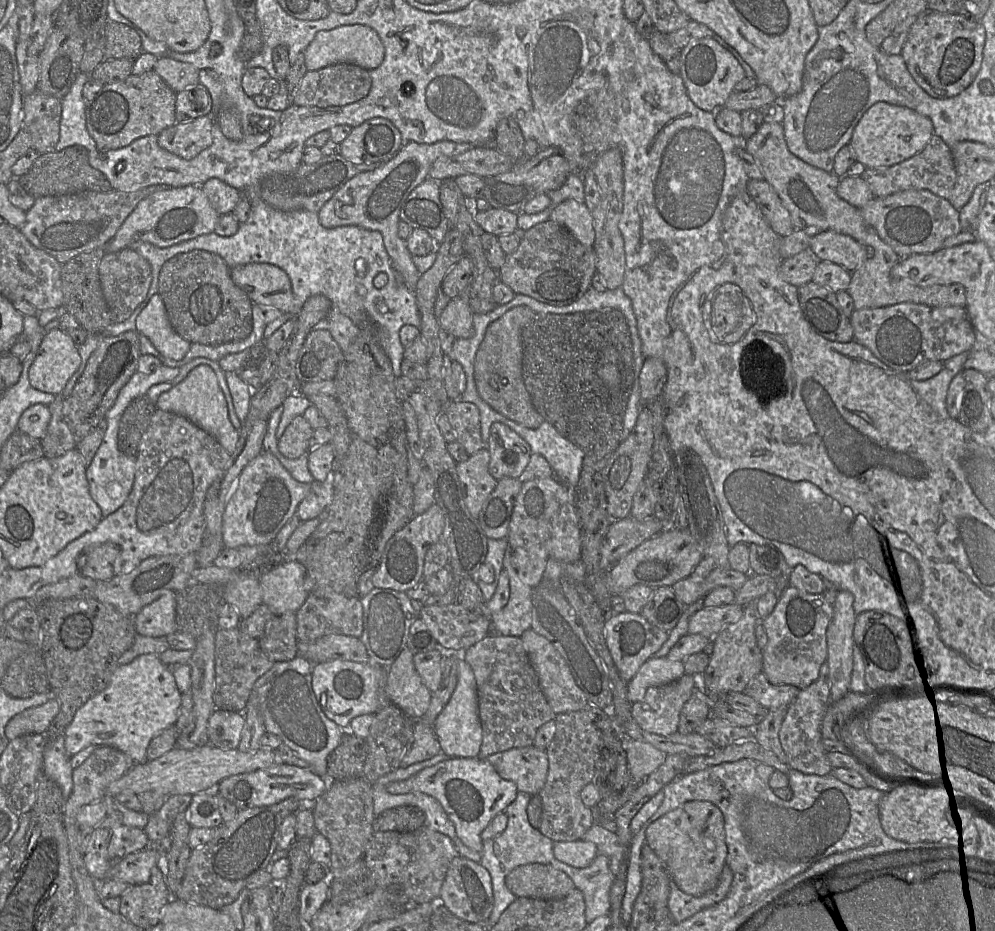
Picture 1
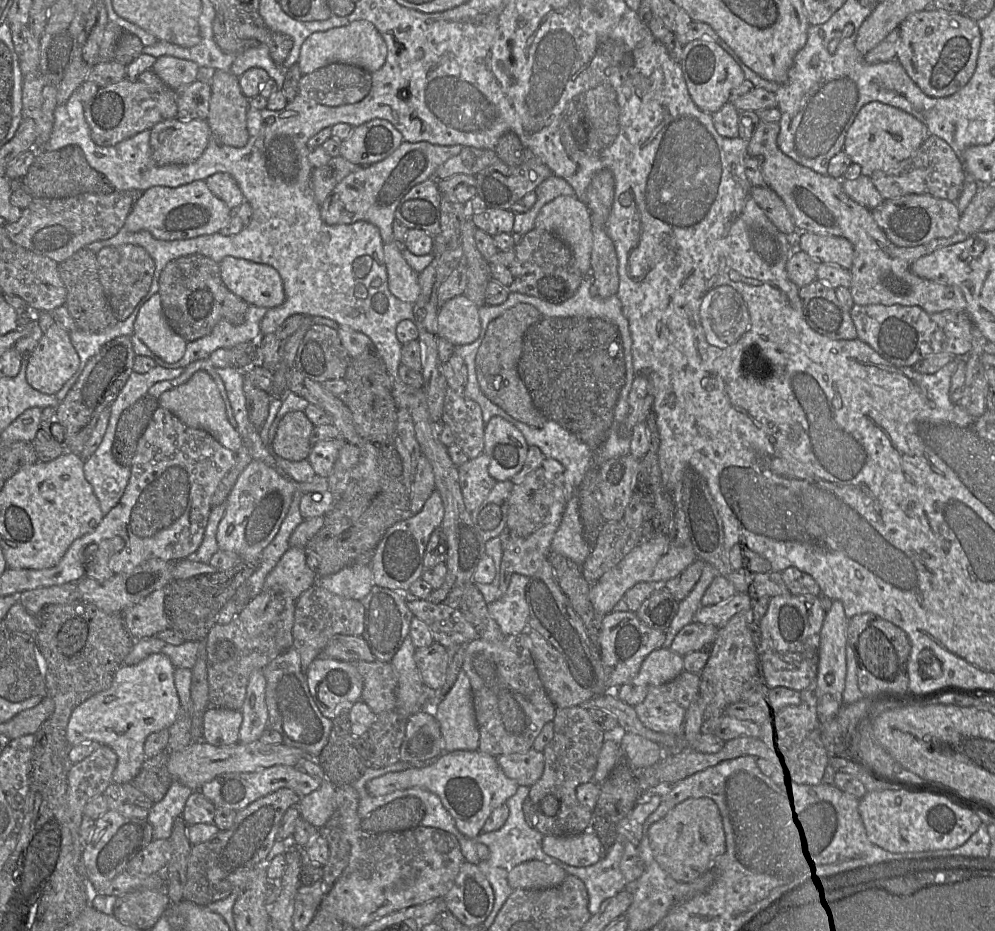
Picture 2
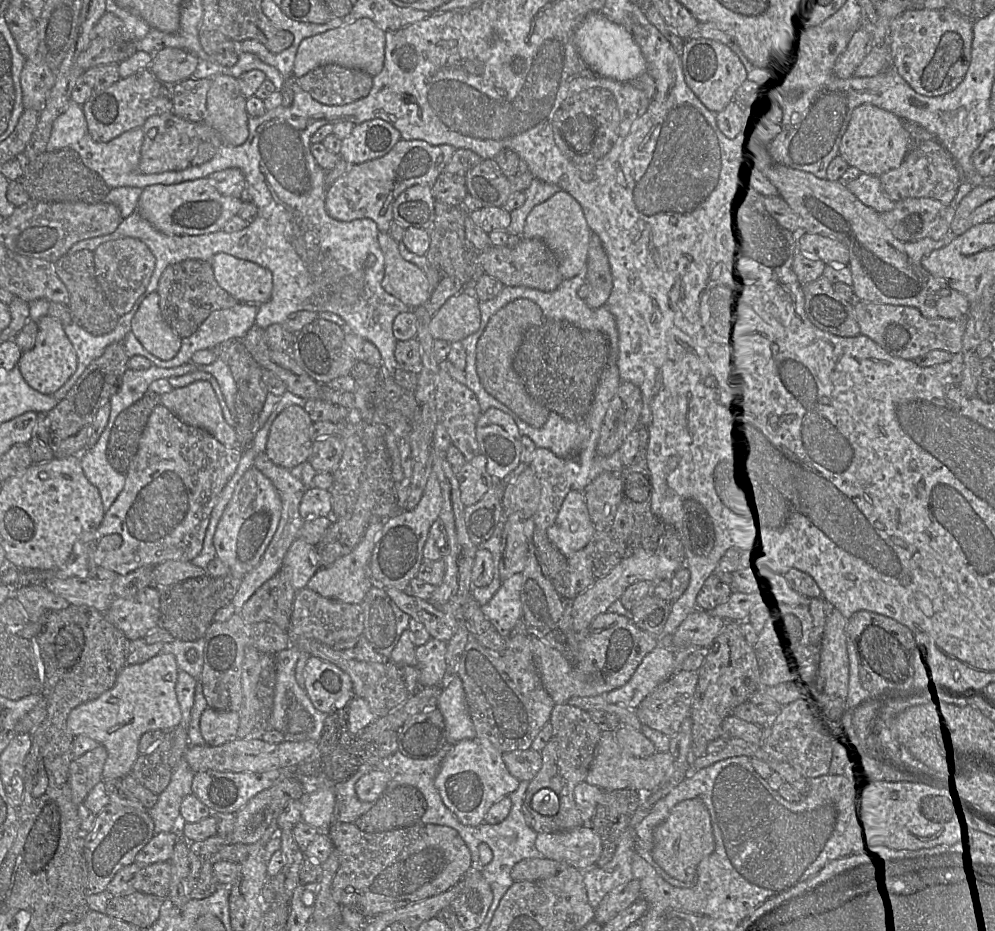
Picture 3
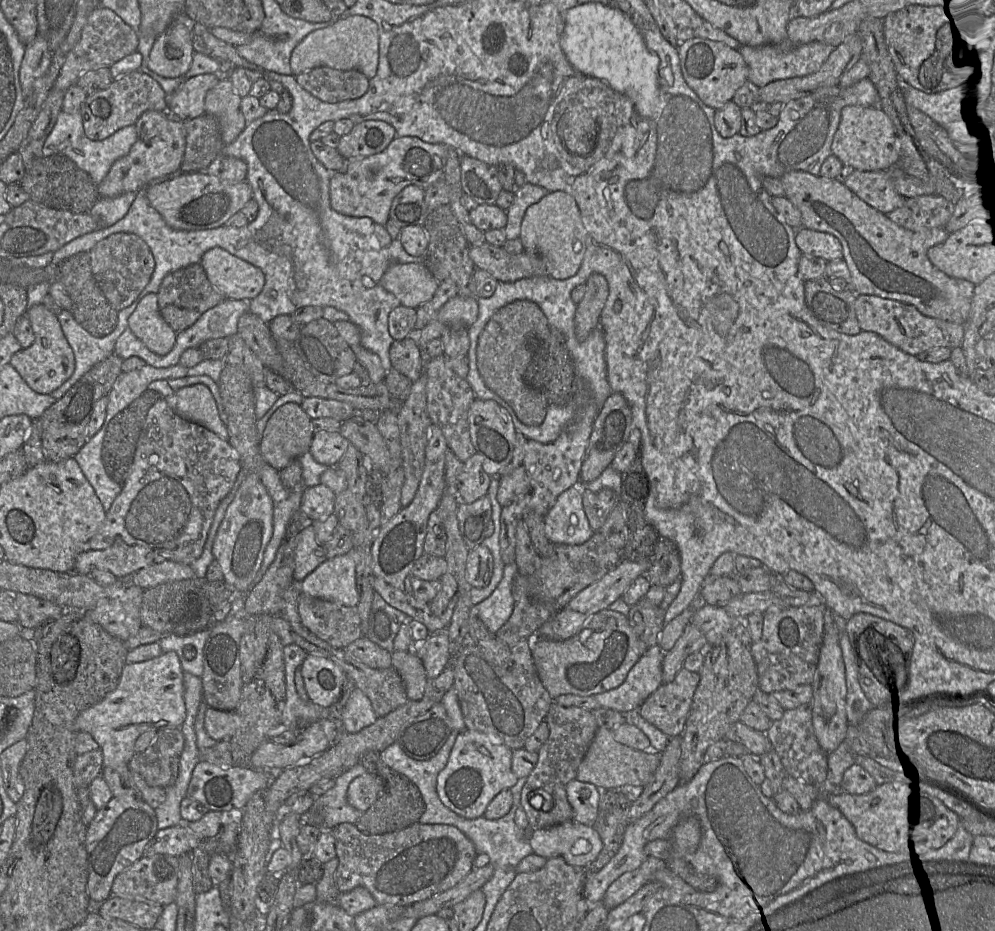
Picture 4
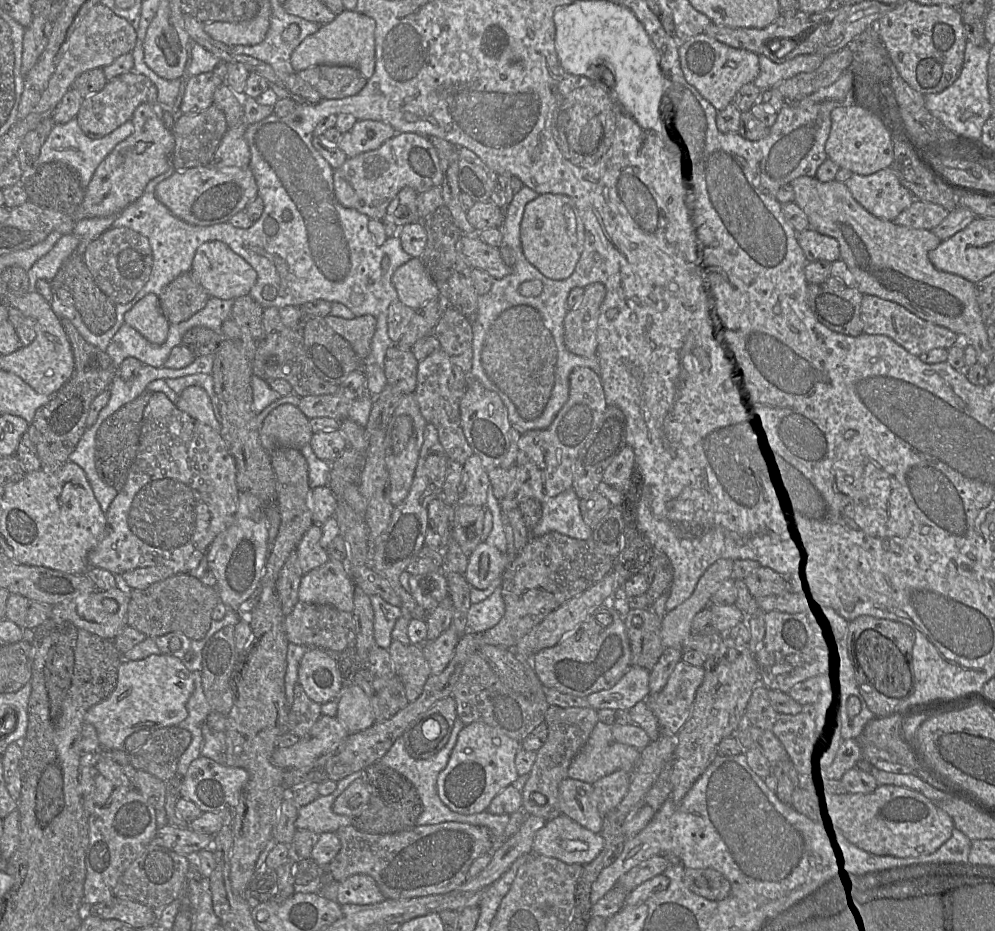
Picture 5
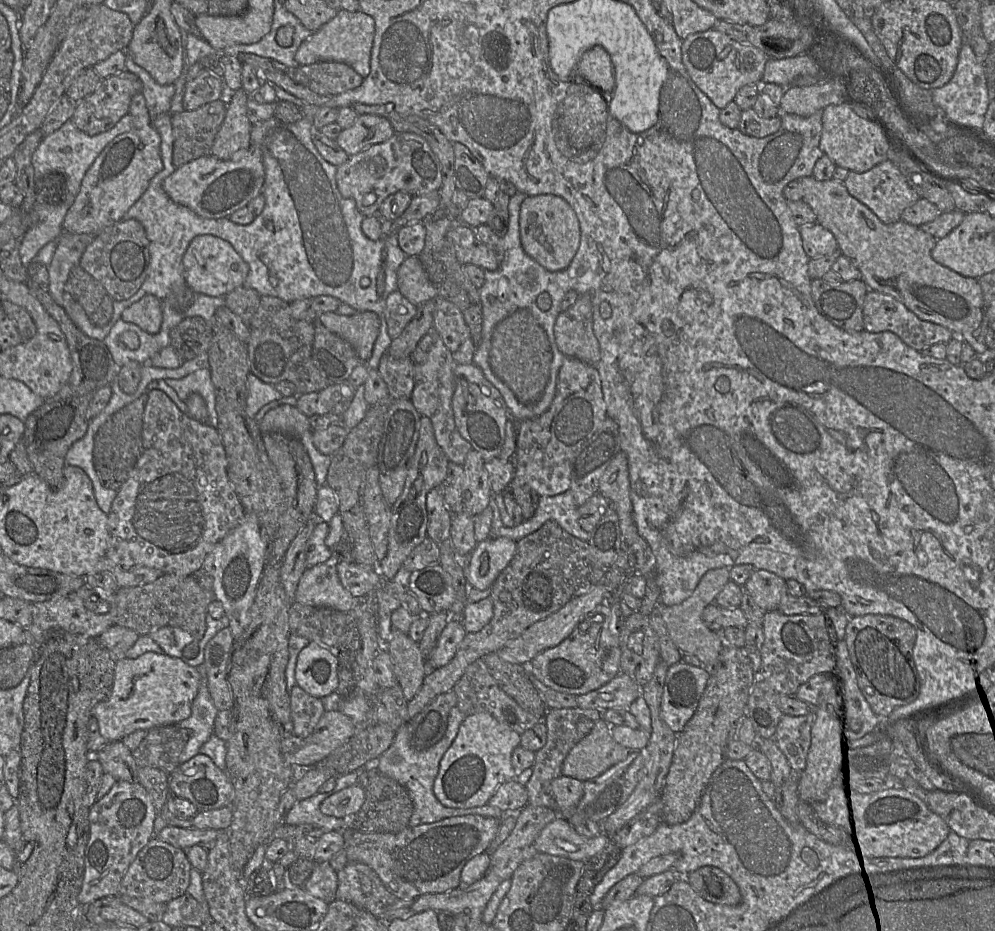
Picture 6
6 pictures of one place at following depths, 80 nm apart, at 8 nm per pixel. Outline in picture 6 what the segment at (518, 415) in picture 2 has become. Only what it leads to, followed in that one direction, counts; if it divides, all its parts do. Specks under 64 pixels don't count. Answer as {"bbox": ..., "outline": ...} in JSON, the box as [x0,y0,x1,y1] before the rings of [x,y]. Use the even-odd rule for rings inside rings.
{"bbox":[489,309,551,405],"outline":[[[527,309],[516,310],[496,325],[489,356],[491,369],[519,402],[533,405],[540,400],[549,379],[551,360],[549,339]]]}

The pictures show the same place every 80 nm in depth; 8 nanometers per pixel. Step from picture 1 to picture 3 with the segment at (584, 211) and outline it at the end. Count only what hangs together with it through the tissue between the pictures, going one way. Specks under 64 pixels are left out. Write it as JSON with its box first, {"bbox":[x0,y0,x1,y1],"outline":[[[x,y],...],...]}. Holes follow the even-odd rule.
{"bbox":[521,191,591,279],"outline":[[[559,191],[530,211],[521,237],[543,240],[554,254],[563,278],[570,279],[587,265],[591,232],[581,205],[568,192]]]}

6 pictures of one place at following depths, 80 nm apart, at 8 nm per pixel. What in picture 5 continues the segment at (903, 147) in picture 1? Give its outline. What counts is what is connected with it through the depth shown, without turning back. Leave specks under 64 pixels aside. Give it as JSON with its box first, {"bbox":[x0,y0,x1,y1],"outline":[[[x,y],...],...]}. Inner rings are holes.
{"bbox":[825,105,893,175],"outline":[[[863,105],[836,107],[831,112],[831,128],[825,143],[827,158],[840,168],[858,175],[870,175],[889,168],[893,162],[891,130],[878,111]]]}

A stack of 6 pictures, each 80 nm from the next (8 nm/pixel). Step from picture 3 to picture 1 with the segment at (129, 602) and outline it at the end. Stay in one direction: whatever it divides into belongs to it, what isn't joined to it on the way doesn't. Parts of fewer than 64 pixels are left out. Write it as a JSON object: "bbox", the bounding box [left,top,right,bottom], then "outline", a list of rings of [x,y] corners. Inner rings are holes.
{"bbox":[133,592,177,638],"outline":[[[175,592],[162,595],[133,617],[138,635],[165,638],[177,632],[175,612]]]}

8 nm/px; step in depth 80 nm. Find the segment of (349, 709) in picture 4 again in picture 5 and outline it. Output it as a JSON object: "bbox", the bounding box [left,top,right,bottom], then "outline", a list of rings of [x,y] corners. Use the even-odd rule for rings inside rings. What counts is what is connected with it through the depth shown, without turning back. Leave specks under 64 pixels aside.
{"bbox":[335,684,375,734],"outline":[[[356,684],[341,689],[337,697],[335,717],[349,734],[365,730],[375,723],[371,702],[363,689]]]}

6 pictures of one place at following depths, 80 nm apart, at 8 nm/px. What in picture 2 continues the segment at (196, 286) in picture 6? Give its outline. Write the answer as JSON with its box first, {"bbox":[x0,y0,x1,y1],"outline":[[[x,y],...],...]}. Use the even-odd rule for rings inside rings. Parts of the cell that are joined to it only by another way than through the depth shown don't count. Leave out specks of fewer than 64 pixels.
{"bbox":[219,256,285,308],"outline":[[[226,256],[219,263],[225,286],[249,305],[272,308],[285,300],[279,272],[267,264]]]}

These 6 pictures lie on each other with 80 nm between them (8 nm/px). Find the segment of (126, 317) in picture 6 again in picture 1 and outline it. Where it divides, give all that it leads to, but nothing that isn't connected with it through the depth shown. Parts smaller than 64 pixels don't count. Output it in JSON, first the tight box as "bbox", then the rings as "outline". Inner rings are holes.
{"bbox":[136,293,191,360],"outline":[[[156,293],[136,319],[136,330],[146,336],[165,357],[181,360],[191,343],[183,339],[171,326],[161,296]]]}

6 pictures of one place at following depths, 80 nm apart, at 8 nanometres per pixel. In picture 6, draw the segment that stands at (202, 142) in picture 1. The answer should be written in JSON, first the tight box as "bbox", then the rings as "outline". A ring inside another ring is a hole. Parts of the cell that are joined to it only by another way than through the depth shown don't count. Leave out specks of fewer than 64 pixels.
{"bbox":[64,93,163,235],"outline":[[[142,93],[133,96],[129,113],[133,117],[131,130],[115,137],[86,172],[81,188],[64,218],[64,232],[99,235],[122,220],[144,194],[151,179],[163,169],[161,138],[152,125]]]}

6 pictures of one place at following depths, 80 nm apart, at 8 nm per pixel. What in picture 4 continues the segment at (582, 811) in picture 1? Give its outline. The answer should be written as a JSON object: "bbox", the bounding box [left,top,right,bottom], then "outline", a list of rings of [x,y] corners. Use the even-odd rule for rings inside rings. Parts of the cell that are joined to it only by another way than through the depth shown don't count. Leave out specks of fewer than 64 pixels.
{"bbox":[521,703,599,830],"outline":[[[557,703],[551,705],[545,721],[549,726],[550,734],[548,740],[538,751],[537,764],[527,777],[521,793],[521,807],[529,820],[528,829],[532,830],[552,827],[573,820],[574,811],[567,798],[566,786],[576,778],[578,768],[599,727],[591,711],[575,706],[564,707]],[[537,789],[544,789],[552,795],[554,806],[550,811],[543,812],[532,807],[531,793]]]}

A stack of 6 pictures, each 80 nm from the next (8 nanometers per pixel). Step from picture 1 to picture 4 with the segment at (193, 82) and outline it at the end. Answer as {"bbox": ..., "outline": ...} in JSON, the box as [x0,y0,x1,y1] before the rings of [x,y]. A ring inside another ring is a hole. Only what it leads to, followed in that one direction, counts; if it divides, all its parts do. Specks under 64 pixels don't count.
{"bbox":[147,13,194,78],"outline":[[[184,13],[178,14],[155,40],[147,60],[148,69],[163,78],[182,78],[193,60],[194,24]]]}

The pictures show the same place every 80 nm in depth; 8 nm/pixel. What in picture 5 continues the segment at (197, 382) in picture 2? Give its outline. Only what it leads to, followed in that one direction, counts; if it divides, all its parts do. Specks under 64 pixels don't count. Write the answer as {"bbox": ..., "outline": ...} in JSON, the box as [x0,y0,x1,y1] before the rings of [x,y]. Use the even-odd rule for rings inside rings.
{"bbox":[176,386,221,432],"outline":[[[190,386],[185,388],[179,395],[176,406],[192,418],[220,432],[221,426],[215,417],[211,400],[202,387]]]}

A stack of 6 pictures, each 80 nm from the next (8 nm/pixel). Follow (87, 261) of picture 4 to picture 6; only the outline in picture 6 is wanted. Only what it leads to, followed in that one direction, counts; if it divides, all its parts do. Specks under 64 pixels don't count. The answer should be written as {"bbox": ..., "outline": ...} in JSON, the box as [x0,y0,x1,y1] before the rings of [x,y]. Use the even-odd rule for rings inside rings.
{"bbox":[65,264,113,326],"outline":[[[79,264],[74,266],[65,285],[95,326],[106,325],[113,315],[113,301],[105,288]]]}

